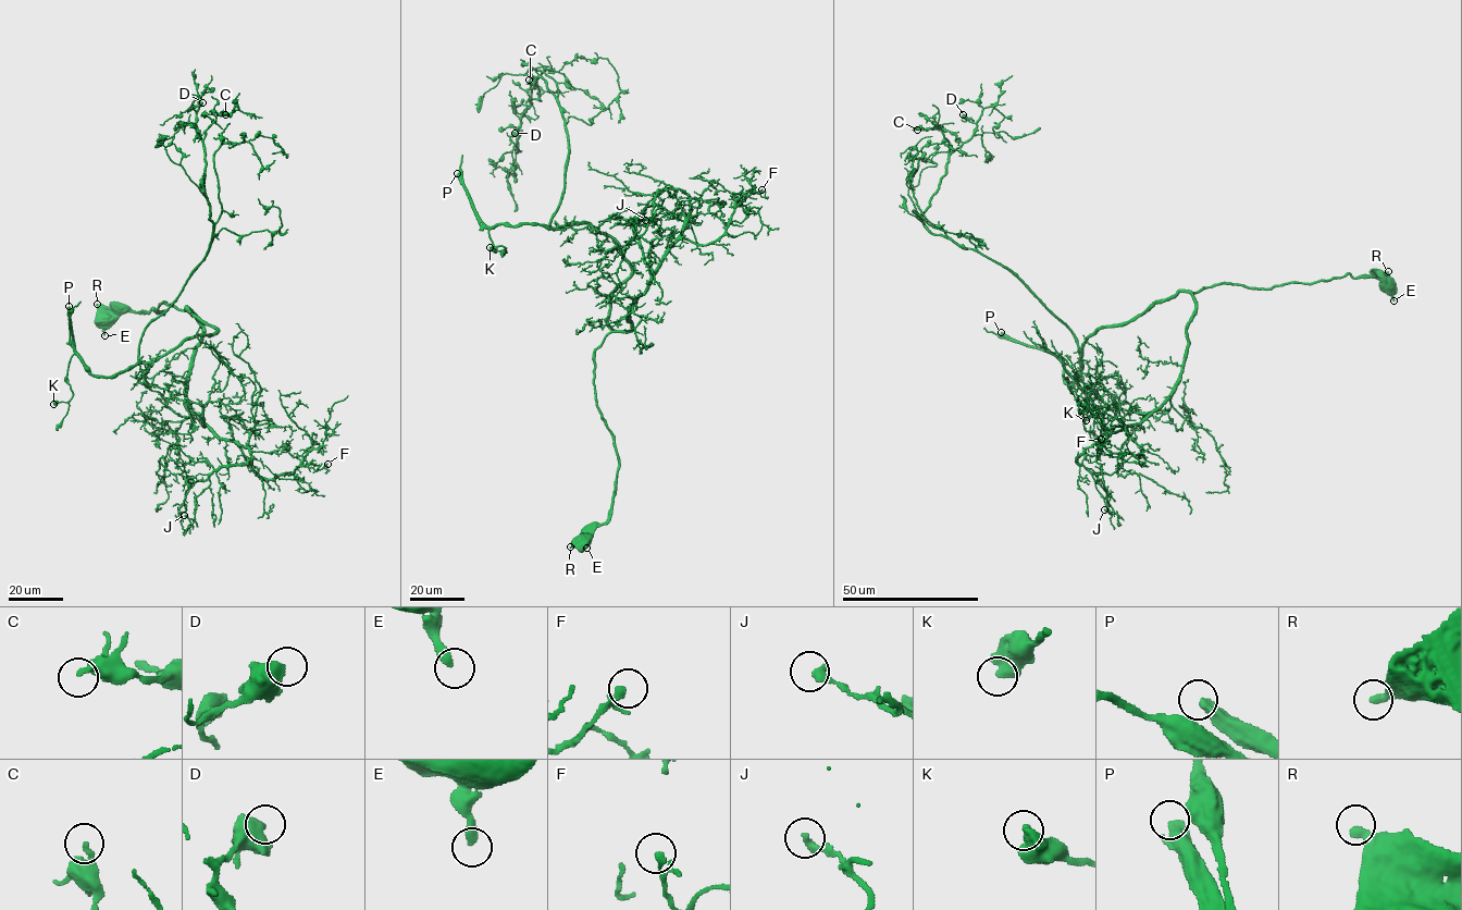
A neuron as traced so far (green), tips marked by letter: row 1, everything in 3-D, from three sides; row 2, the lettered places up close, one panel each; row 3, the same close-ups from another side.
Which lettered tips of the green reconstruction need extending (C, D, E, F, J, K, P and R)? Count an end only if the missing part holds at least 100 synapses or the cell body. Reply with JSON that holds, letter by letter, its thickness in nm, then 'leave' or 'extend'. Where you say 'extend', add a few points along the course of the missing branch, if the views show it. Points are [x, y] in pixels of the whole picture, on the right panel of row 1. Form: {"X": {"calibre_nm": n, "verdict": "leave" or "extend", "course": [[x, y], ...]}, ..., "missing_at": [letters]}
{"C": {"calibre_nm": 320, "verdict": "leave"}, "D": {"calibre_nm": 550, "verdict": "leave"}, "E": {"calibre_nm": 360, "verdict": "leave"}, "F": {"calibre_nm": 160, "verdict": "leave"}, "J": {"calibre_nm": 320, "verdict": "leave"}, "K": {"calibre_nm": 550, "verdict": "leave"}, "P": {"calibre_nm": 440, "verdict": "extend", "course": [[1001, 332], [976, 281], [883, 194], [940, 139], [968, 137], [967, 111], [976, 107]]}, "R": {"calibre_nm": 380, "verdict": "leave"}, "missing_at": ["P"]}

